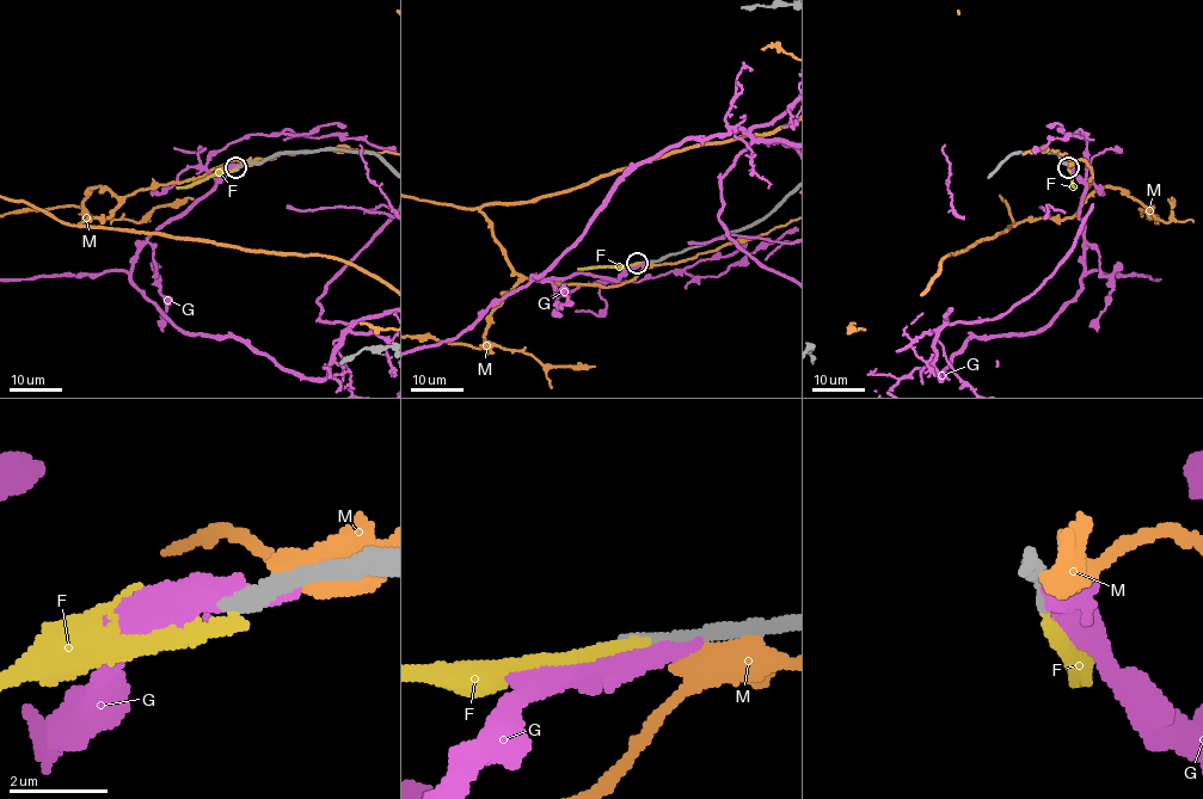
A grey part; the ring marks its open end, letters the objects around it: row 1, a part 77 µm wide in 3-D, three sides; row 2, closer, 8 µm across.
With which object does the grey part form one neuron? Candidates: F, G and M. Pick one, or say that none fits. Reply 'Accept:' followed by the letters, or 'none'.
Accept: none

